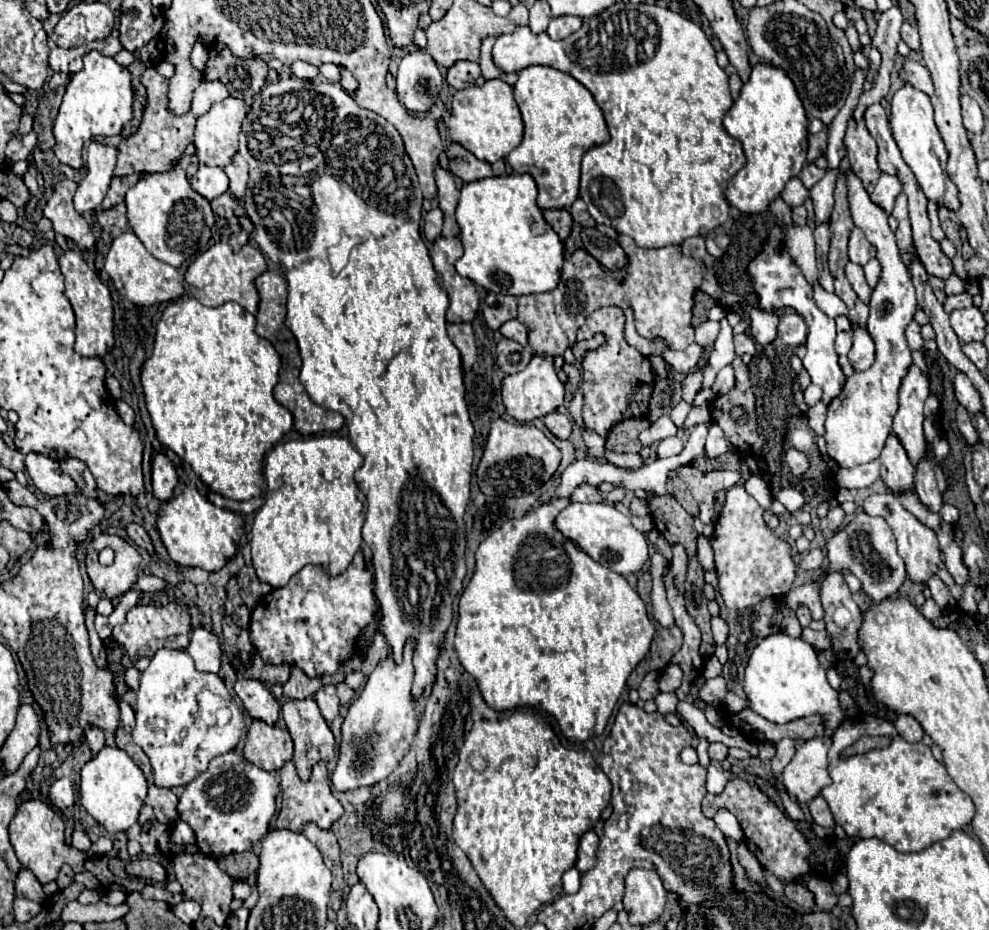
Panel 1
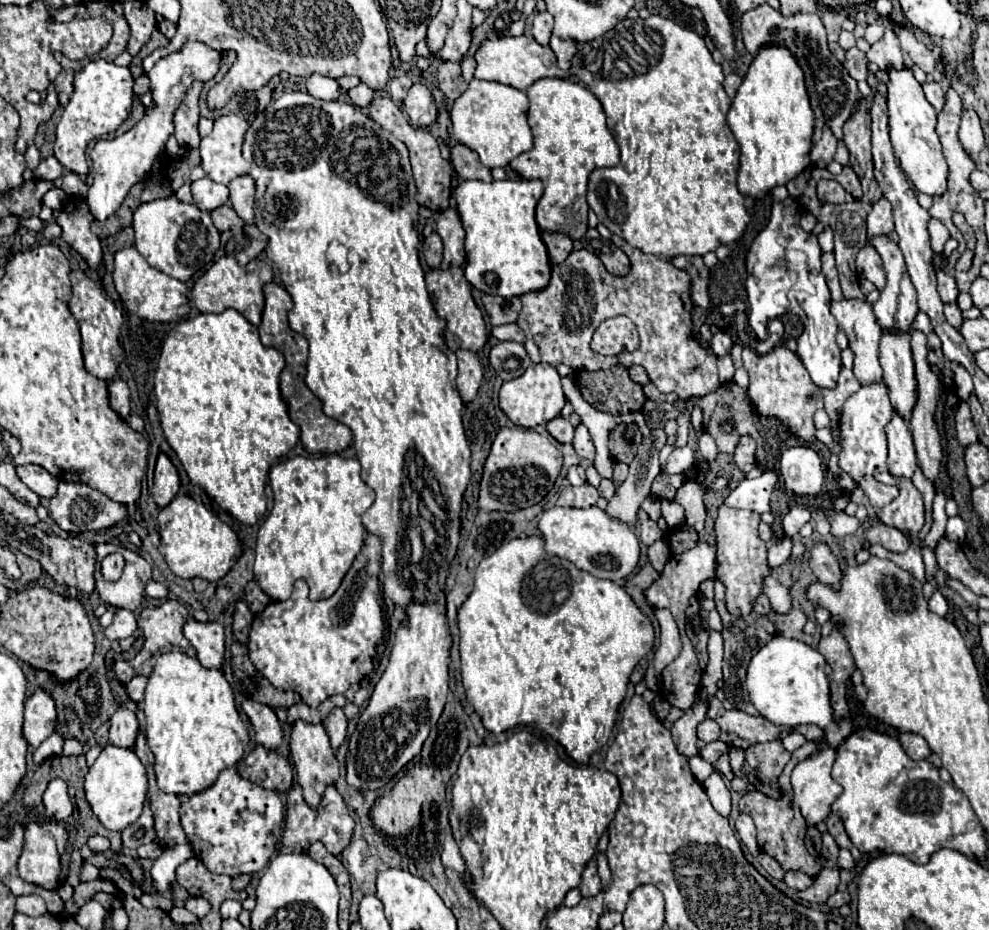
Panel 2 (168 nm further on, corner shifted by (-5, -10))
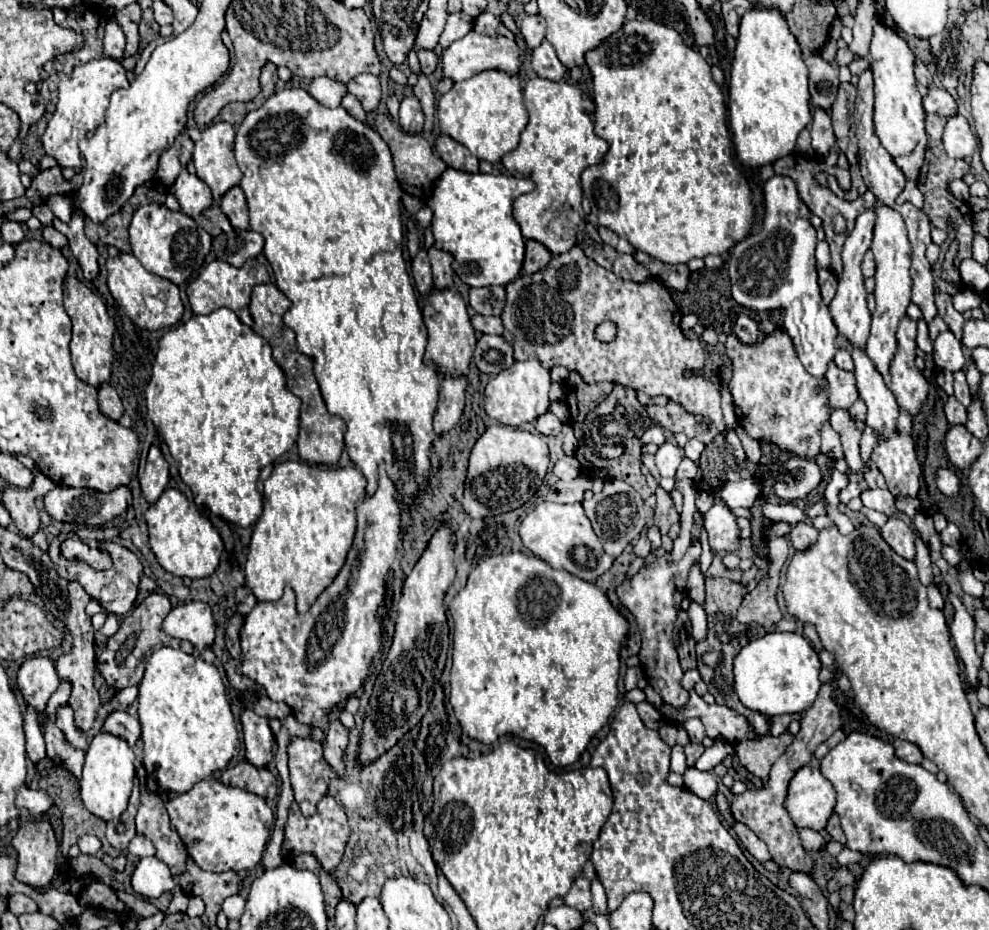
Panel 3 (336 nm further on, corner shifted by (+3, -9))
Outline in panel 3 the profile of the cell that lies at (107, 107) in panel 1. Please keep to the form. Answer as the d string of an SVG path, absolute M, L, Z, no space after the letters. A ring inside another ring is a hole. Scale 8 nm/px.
M99 58L89 60L83 66L73 68L73 74L59 74L59 102L57 110L51 116L47 130L43 134L43 146L49 156L53 156L59 166L63 168L79 168L81 166L81 154L79 154L79 142L97 126L105 122L105 110L109 108L109 98L115 90L127 88L129 82L125 78L125 68L119 60L113 58Z

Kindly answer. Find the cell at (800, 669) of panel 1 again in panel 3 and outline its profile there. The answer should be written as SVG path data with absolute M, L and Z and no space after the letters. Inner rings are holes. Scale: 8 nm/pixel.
M791 632L765 634L759 640L749 642L741 648L735 658L735 692L743 706L761 712L763 716L801 714L809 710L821 688L819 680L821 662L811 644Z

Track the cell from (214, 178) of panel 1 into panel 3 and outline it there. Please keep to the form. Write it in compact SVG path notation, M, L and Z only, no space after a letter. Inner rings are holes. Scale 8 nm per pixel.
M186 167L181 170L179 178L175 180L171 192L179 200L181 210L191 218L197 218L203 210L207 210L207 206L213 204L211 188L201 178L189 174Z

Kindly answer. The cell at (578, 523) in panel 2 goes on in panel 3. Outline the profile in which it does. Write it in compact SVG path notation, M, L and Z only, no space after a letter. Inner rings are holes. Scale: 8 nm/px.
M541 502L531 514L525 516L519 528L519 536L527 550L531 550L535 556L543 558L551 568L555 570L567 570L587 582L595 582L599 576L603 576L615 562L605 550L599 540L599 536L593 532L593 526L589 518L585 516L585 510L581 504L553 504L553 502Z

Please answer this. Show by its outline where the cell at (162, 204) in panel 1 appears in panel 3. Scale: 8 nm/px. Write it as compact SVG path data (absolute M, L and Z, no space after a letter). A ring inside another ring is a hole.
M163 204L141 206L131 220L129 240L133 256L143 264L145 270L171 280L173 284L183 284L193 274L197 274L211 250L211 236L187 214L173 212Z

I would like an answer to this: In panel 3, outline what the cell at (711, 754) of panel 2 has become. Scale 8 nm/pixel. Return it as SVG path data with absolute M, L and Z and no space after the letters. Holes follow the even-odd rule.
M687 744L685 746L685 754L687 754L687 764L693 766L695 760L705 752L705 746L703 744Z

